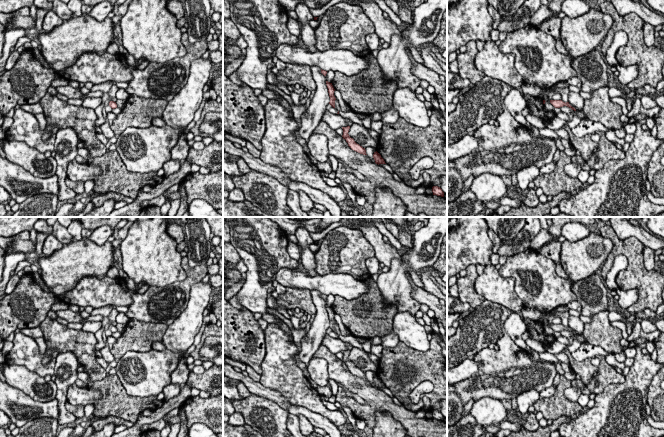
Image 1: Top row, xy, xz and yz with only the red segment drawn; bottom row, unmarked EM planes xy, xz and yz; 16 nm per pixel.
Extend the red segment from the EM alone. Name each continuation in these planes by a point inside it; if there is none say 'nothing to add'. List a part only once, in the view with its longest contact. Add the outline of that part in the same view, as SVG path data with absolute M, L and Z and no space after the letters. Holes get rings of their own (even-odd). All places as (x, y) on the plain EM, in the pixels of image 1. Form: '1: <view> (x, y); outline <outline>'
nothing to add

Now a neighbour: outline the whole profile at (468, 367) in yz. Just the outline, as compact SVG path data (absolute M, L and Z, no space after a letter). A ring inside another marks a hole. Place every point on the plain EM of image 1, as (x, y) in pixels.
M465 359L458 366L447 370L447 383L455 384L471 377L477 373L481 362L475 362L473 359Z

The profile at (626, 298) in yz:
M619 288L616 292L619 296L619 300L617 301L619 309L627 309L638 300L638 289L623 291Z

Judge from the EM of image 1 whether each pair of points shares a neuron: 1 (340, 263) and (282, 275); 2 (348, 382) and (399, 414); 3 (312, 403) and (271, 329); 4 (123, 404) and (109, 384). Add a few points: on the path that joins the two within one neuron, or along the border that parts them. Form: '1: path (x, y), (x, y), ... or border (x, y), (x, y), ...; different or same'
1: border (341, 272), (318, 275); different
2: path (361, 387), (376, 400), (386, 404); same
3: path (294, 385), (279, 370), (278, 347); same
4: path (118, 399), (113, 394), (112, 389); same

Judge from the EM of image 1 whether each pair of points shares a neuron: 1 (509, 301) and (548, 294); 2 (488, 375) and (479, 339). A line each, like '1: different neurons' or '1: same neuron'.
1: different neurons
2: different neurons

